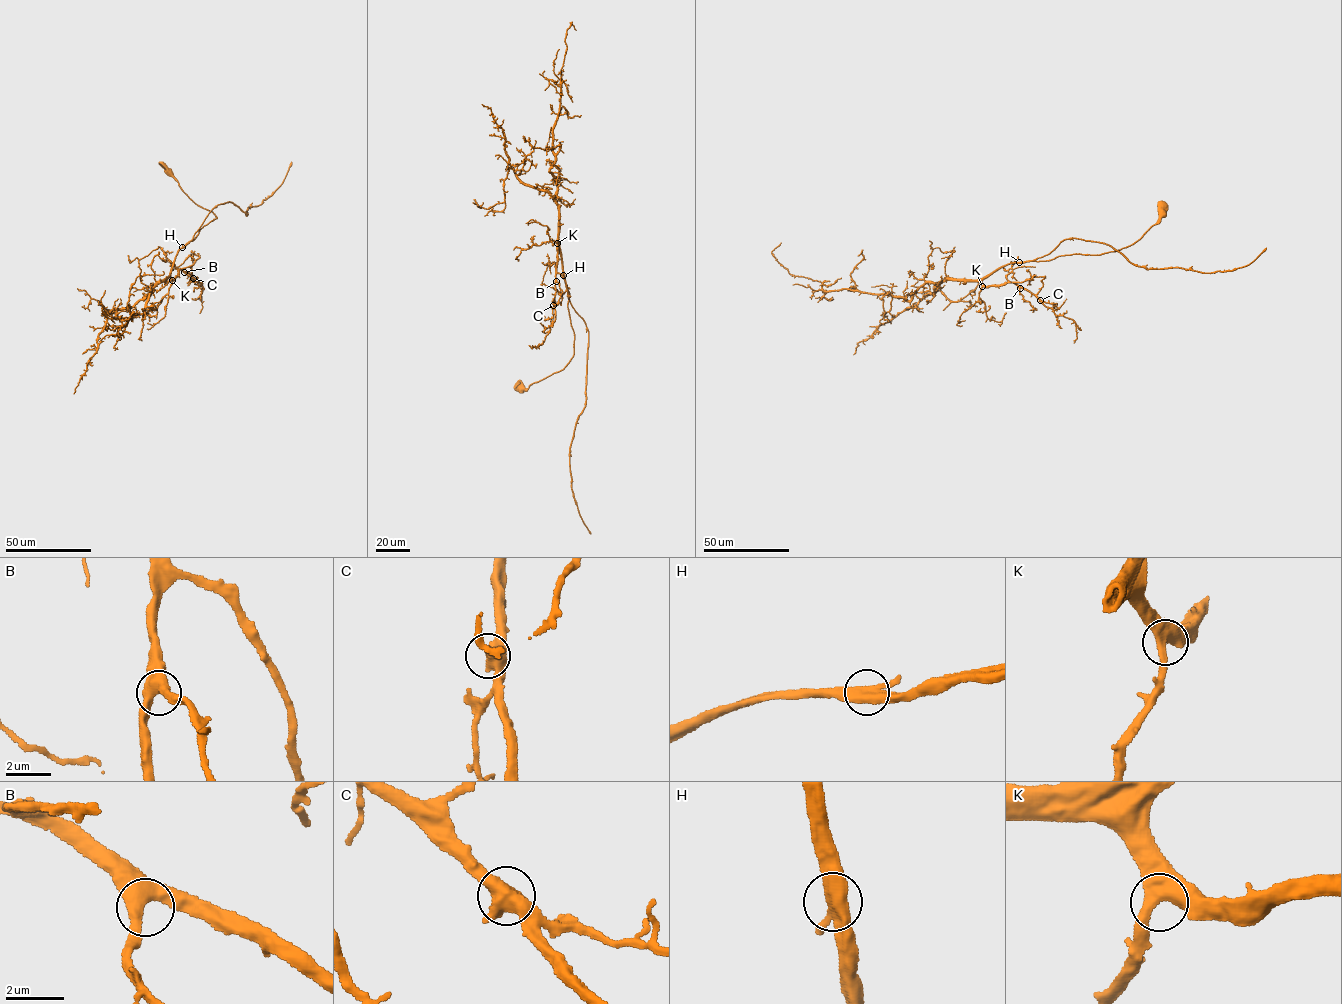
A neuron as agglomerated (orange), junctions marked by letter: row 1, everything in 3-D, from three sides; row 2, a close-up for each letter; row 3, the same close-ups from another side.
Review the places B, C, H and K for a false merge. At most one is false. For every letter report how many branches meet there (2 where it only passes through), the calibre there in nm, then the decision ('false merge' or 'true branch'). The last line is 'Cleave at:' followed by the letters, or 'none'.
B: 3 | 440 nm | true branch
C: 3 | 440 nm | true branch
H: 3 | 440 nm | true branch
K: 3 | 440 nm | true branch
Cleave at: none

